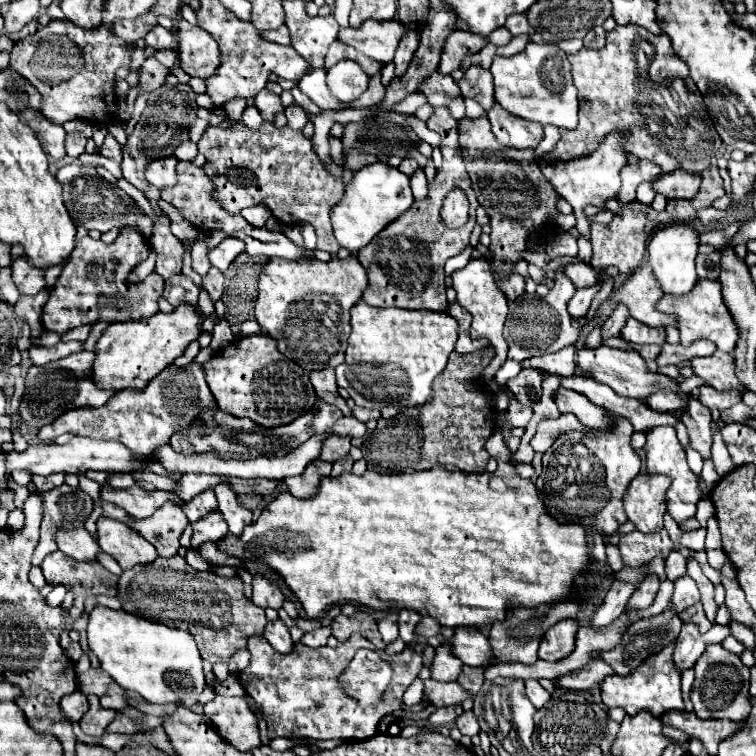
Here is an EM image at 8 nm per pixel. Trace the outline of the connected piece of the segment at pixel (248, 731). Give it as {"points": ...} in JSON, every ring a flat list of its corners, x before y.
{"points":[[215,696,211,702,205,704,205,716,215,724,219,734,233,744,235,748,249,752,255,746,261,746,259,730,257,730,257,716,247,706,243,696]]}

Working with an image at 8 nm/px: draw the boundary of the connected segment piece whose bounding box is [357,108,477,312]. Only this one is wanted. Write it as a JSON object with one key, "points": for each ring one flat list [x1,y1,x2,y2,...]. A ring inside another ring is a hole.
{"points":[[435,108,431,118,427,120,427,128,435,130,441,136,441,154,443,154,443,166,437,170,435,180,429,184,429,194,423,202,415,202,409,212,405,212,399,220,391,222,363,252,357,254,359,262,367,270,369,284,363,290,361,300,369,306,397,306,407,310,445,310,447,298,445,298,445,270,443,264,447,258,457,256,465,250,469,244,471,230,475,226,475,208,477,198,475,190,471,188,471,178,465,170,463,152,459,147,459,122,449,114,447,108],[455,188,461,188,471,202,469,220,461,228,447,228,441,218,439,210,443,208,443,202,447,194]]}

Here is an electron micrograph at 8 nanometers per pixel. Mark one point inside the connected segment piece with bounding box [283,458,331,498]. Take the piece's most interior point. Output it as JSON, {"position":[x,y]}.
{"position":[305,485]}

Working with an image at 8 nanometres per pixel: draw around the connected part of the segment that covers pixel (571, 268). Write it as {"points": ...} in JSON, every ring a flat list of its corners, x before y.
{"points":[[575,262,575,264,569,264,565,266,565,276,573,282,575,288,587,288,587,286,593,286,597,280,599,280,599,272,595,268,591,268,589,264,583,264,583,262]]}

